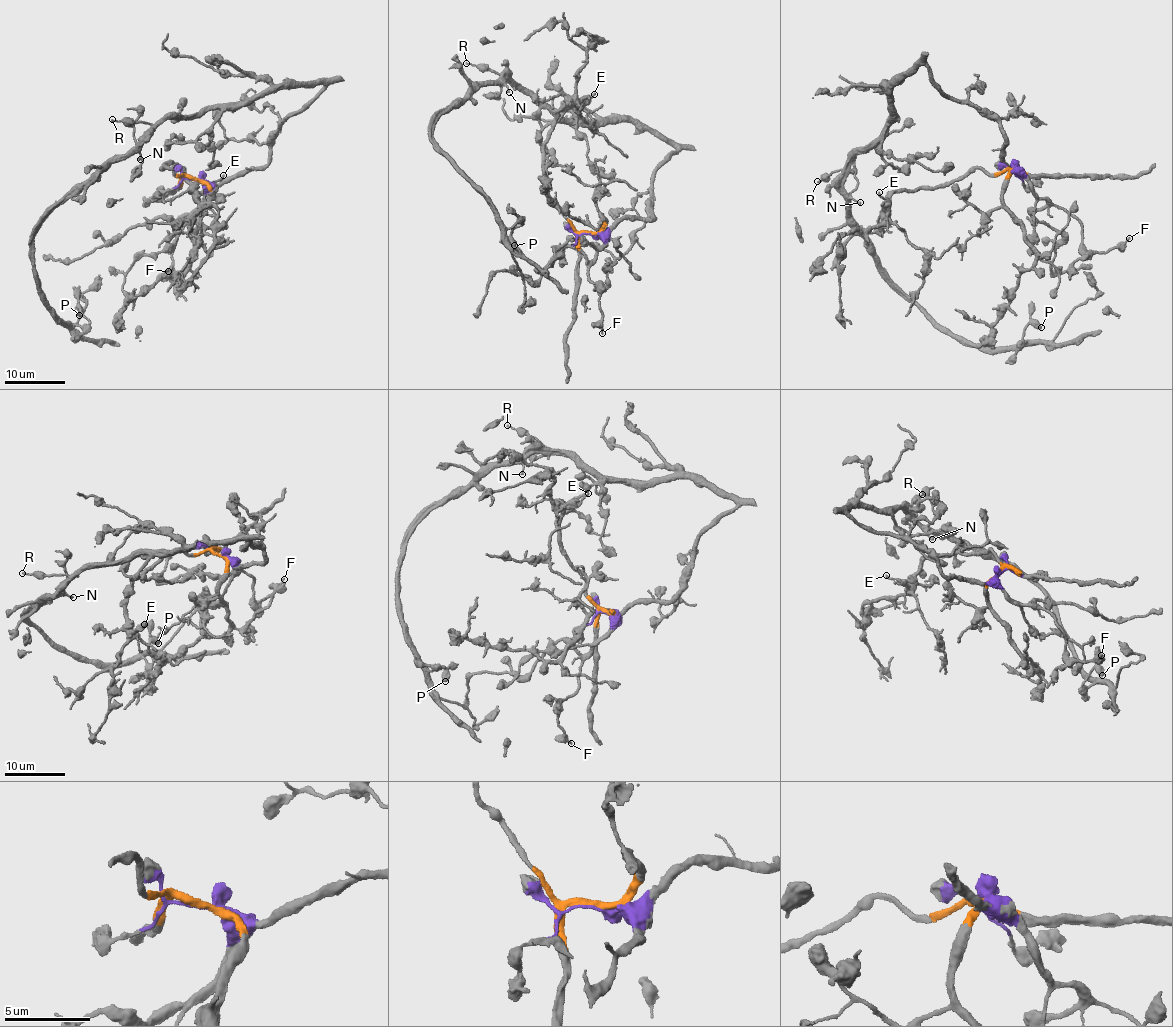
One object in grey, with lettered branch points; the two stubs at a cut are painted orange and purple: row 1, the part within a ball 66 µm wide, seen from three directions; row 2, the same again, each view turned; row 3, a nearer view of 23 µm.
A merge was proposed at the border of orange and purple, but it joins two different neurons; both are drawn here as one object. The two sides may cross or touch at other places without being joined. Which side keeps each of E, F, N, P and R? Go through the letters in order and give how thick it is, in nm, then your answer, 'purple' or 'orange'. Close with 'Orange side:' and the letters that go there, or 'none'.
E: 140 nm thick; orange
F: 110 nm thick; purple
N: 120 nm thick; purple
P: 600 nm thick; purple
R: 90 nm thick; purple
Orange side: E

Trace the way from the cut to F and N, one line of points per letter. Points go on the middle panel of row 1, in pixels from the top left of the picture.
F: (586, 233), (595, 234), (604, 244), (589, 269), (593, 290), (599, 285), (600, 288), (602, 333)
N: (586, 233), (653, 218), (655, 170), (677, 147), (631, 121), (560, 118), (506, 79), (509, 91)

